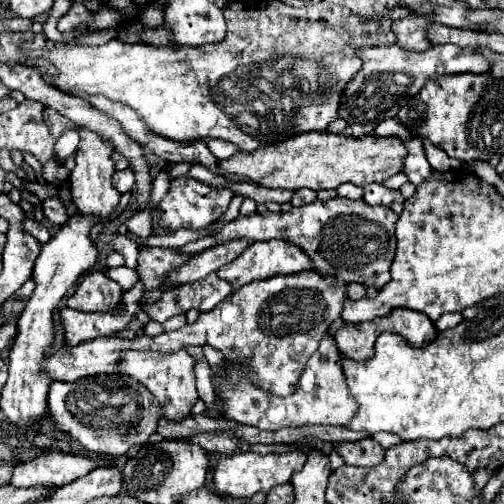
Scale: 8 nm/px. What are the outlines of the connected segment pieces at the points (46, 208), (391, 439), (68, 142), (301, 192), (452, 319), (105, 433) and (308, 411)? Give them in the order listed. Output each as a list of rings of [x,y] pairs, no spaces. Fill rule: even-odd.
[[[59,198],[43,200],[41,206],[43,206],[43,214],[45,214],[45,218],[47,218],[51,224],[59,224],[59,226],[63,226],[63,224],[69,220],[67,208],[61,204]]]
[[[377,432],[377,434],[373,434],[371,438],[373,438],[375,442],[379,442],[383,448],[391,448],[391,446],[397,446],[397,444],[403,442],[403,440],[397,438],[395,434],[387,434],[387,432]]]
[[[65,130],[59,138],[57,138],[57,144],[55,144],[55,152],[61,160],[67,160],[69,156],[75,154],[77,150],[77,144],[79,144],[79,134],[75,130]]]
[[[301,188],[296,190],[290,200],[293,207],[299,207],[304,204],[309,204],[315,201],[317,198],[317,193],[308,188]]]
[[[443,314],[443,316],[435,322],[435,326],[437,326],[437,330],[441,332],[441,330],[447,330],[447,328],[451,328],[451,326],[457,326],[461,320],[463,320],[461,314]]]
[[[91,376],[77,382],[53,382],[49,390],[49,412],[57,428],[69,432],[83,448],[109,456],[127,454],[155,432],[161,406],[151,392],[133,376]]]
[[[329,334],[321,340],[319,350],[307,362],[307,368],[299,378],[297,390],[291,396],[281,398],[275,394],[267,394],[263,390],[257,390],[251,384],[251,380],[247,380],[247,374],[237,372],[237,368],[231,368],[231,364],[227,364],[225,370],[227,370],[227,380],[221,380],[217,374],[213,374],[213,378],[219,380],[223,386],[221,396],[215,400],[215,404],[229,420],[235,420],[239,424],[257,426],[261,430],[279,430],[283,426],[305,426],[305,424],[347,426],[359,408],[345,384],[341,354],[337,350],[335,340]]]

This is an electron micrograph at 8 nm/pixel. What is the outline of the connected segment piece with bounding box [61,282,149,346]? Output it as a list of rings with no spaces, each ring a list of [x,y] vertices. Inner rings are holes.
[[[137,282],[135,288],[123,294],[123,302],[115,312],[79,312],[71,308],[61,310],[61,322],[65,328],[65,338],[69,346],[77,346],[85,340],[117,334],[123,330],[133,330],[141,334],[149,322],[147,314],[141,310],[139,300],[143,296],[143,284]]]

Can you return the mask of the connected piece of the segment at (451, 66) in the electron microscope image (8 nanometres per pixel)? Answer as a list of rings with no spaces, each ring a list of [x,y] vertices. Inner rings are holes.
[[[397,44],[393,46],[377,46],[377,48],[361,48],[359,56],[363,58],[361,72],[347,84],[343,94],[343,106],[339,108],[339,116],[347,120],[353,136],[373,134],[375,124],[387,118],[395,118],[399,108],[415,96],[429,78],[445,76],[445,74],[481,74],[491,70],[491,62],[481,56],[477,50],[463,50],[455,44],[433,46],[425,52],[403,50]]]

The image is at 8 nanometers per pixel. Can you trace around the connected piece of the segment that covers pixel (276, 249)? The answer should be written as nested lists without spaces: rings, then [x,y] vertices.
[[[269,240],[269,242],[255,242],[255,244],[251,244],[231,264],[219,268],[217,274],[221,278],[227,278],[227,282],[233,286],[233,290],[239,290],[241,286],[245,286],[245,284],[249,284],[253,280],[273,278],[277,274],[297,274],[297,272],[303,272],[303,270],[309,270],[309,268],[311,268],[311,260],[301,248],[297,248],[295,244],[285,242],[285,240]]]

